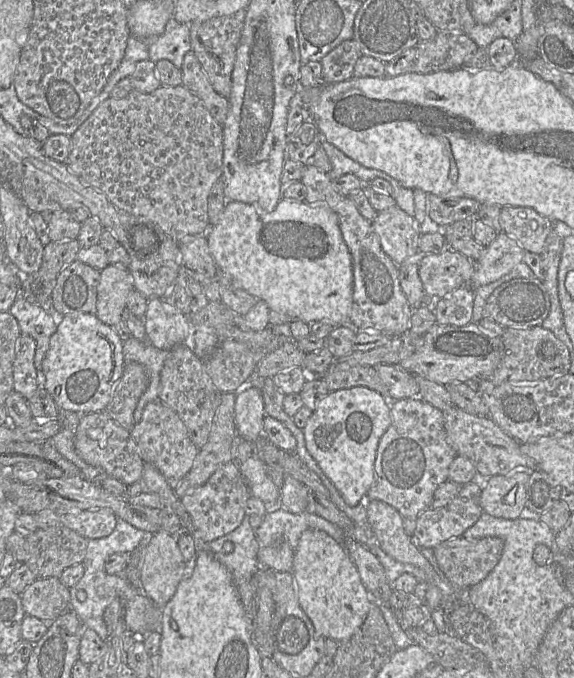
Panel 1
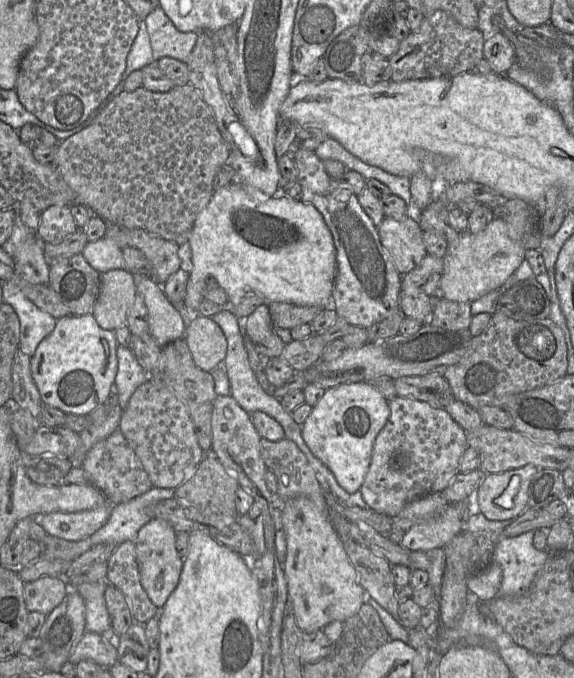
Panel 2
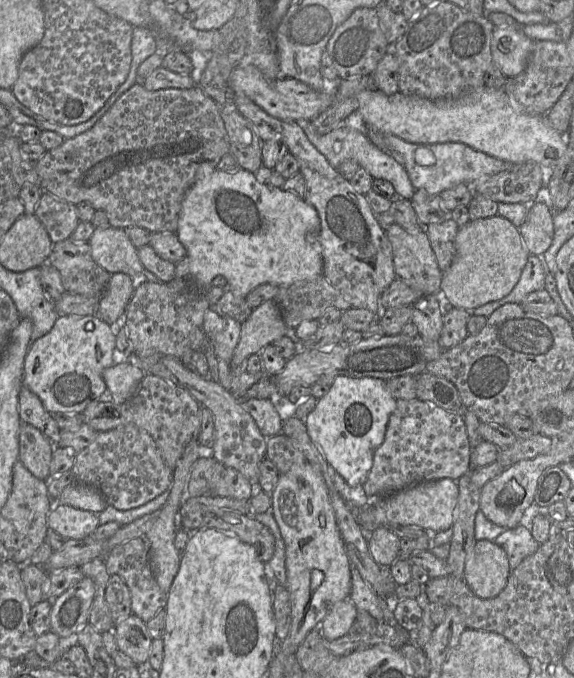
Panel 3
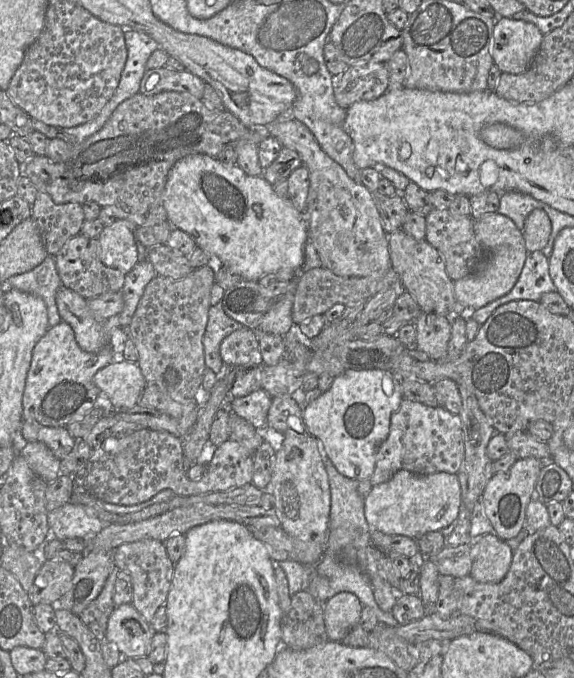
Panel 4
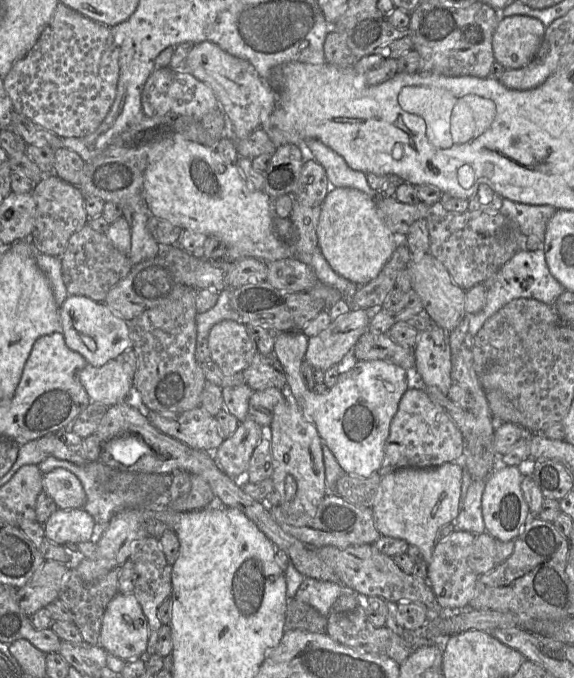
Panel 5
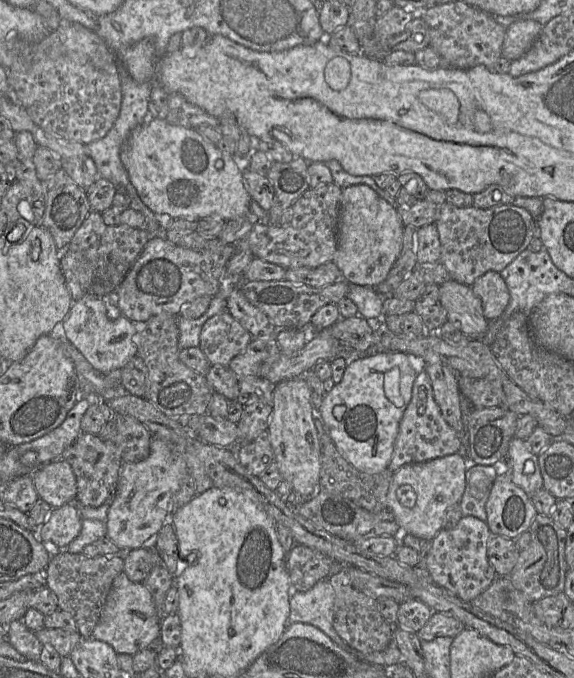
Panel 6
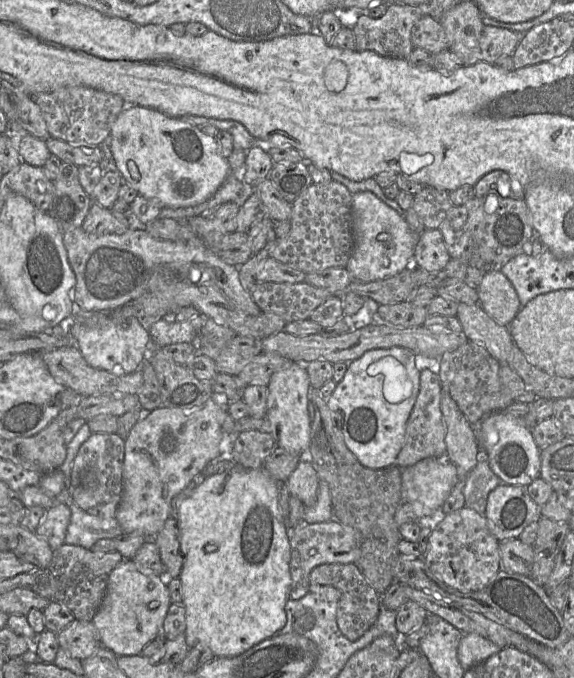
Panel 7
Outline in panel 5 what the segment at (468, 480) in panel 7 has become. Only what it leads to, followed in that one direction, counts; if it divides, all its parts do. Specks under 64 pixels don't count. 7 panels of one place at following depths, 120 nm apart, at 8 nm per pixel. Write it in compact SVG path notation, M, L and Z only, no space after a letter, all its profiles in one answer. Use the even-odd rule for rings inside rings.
M473 479L471 482L462 508L455 519L455 529L467 531L474 535L486 532L486 527L482 515L482 497L486 480Z

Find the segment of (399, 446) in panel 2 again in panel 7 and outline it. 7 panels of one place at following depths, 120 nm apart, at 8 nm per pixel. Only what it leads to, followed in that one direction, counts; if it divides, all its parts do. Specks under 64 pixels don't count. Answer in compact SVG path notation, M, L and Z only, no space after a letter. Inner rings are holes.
M428 368L420 370L419 392L406 424L404 443L394 466L406 468L428 457L445 457L445 423L440 409L441 384L436 373Z

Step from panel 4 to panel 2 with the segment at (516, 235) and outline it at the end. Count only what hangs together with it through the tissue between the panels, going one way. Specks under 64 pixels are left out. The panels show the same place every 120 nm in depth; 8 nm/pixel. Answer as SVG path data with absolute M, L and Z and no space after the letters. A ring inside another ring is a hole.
M494 217L477 234L461 232L458 241L448 244L439 290L441 298L455 302L473 302L500 287L525 259L525 248L508 235L505 222Z

